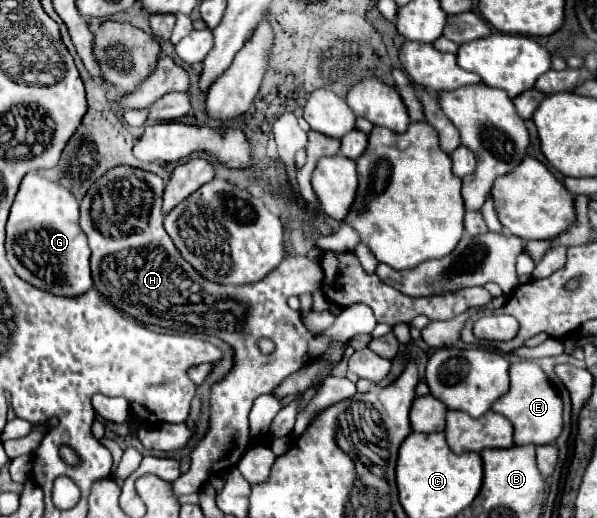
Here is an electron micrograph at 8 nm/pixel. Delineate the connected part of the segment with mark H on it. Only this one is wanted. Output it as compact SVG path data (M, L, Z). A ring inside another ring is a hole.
M117 166L103 174L85 194L83 198L83 214L81 214L81 228L85 230L91 246L91 276L93 286L109 298L109 302L119 308L121 312L133 316L145 326L159 326L169 332L177 334L205 334L215 336L231 346L233 350L233 368L231 372L211 386L209 396L209 428L201 442L191 452L191 468L187 474L179 476L175 482L171 482L171 490L175 496L193 494L199 492L199 488L209 480L211 474L217 474L225 470L227 466L235 466L239 458L247 452L249 444L249 410L253 406L253 400L261 394L269 394L275 386L281 384L283 378L297 372L301 366L309 364L313 358L317 358L329 344L329 338L337 340L349 340L355 334L371 334L375 328L375 316L369 306L365 304L353 304L343 311L343 318L335 320L335 324L327 330L327 334L313 336L301 322L301 316L287 306L289 296L297 296L301 292L311 292L321 286L323 270L315 262L307 260L305 256L287 256L273 272L269 272L261 282L249 284L249 286L221 286L205 280L201 274L197 274L177 252L171 238L167 236L163 228L163 212L161 212L161 194L163 194L165 182L151 174L137 168ZM137 252L137 258L125 256L125 258L111 258L105 260L109 254L133 254ZM259 338L271 338L275 342L273 354L261 354L257 348Z

